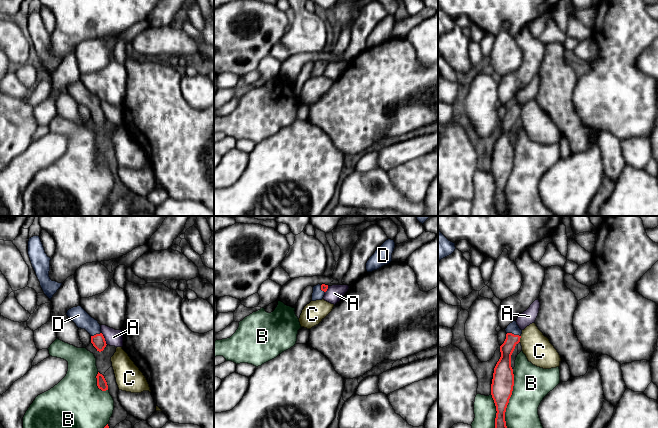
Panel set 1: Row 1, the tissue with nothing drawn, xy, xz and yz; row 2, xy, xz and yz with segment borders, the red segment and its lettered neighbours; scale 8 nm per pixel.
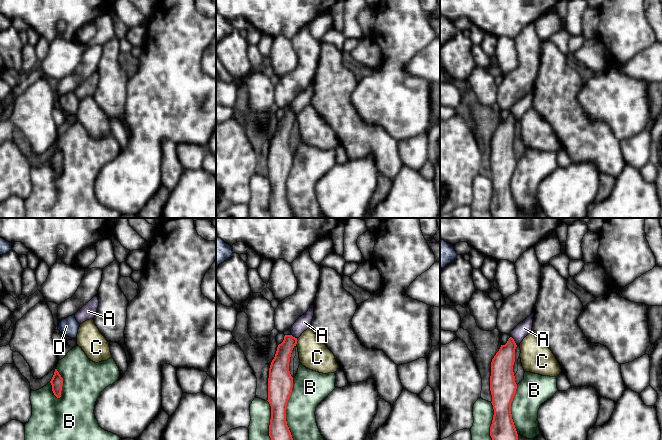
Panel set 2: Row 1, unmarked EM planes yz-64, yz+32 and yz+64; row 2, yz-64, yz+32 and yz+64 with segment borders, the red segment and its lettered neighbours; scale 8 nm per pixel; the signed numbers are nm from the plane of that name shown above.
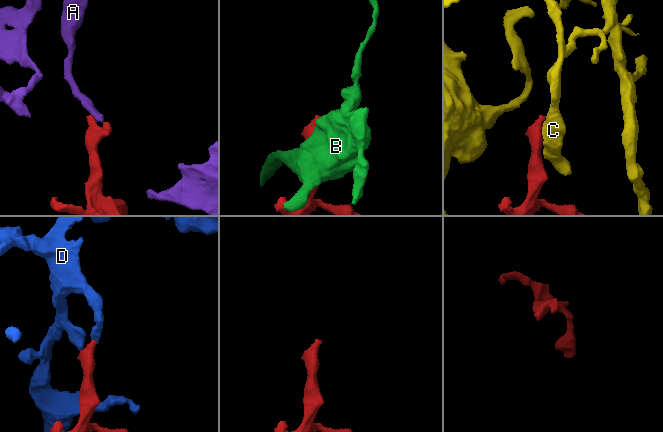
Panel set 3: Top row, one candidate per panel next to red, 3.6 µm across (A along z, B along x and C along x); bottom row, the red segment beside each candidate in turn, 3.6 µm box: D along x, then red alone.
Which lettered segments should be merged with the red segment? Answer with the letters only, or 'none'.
D

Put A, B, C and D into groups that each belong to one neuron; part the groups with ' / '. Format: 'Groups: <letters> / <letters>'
Groups: A / B / C / D

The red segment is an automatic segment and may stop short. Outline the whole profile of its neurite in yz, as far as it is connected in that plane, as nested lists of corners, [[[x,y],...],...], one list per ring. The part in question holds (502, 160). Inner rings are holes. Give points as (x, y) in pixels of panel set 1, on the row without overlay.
[[[516,97],[510,99],[506,107],[506,115],[500,122],[501,133],[497,138],[491,160],[491,171],[496,182],[495,206],[497,211],[506,216],[508,206],[505,197],[505,188],[514,162],[514,150],[511,143],[511,131],[515,122],[520,118],[522,106]]]

